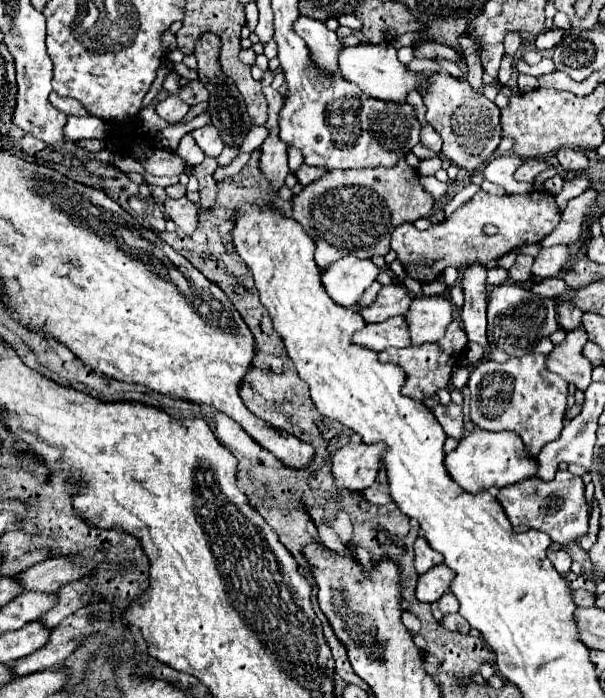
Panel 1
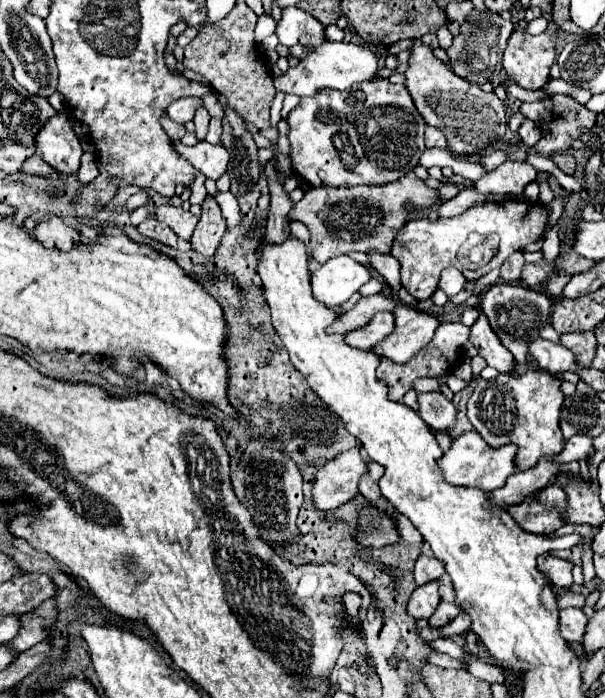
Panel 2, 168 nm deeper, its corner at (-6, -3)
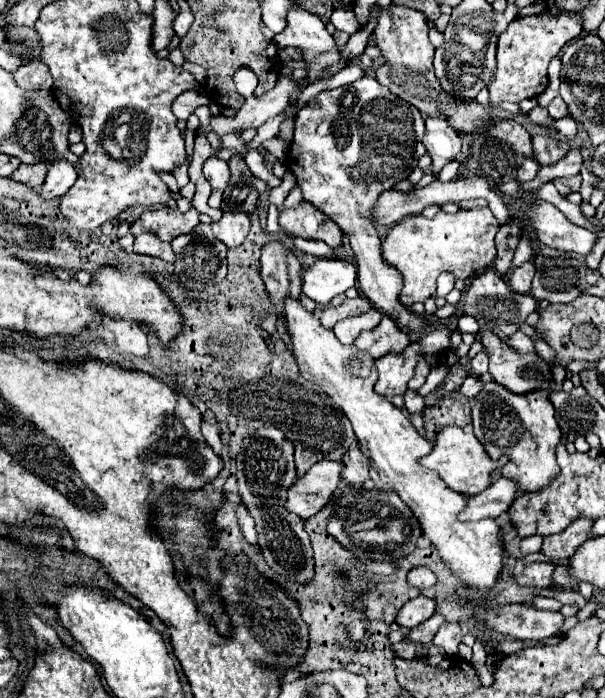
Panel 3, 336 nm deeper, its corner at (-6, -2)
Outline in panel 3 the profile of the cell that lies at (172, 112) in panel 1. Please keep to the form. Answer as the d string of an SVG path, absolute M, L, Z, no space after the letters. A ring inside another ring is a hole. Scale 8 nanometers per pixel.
M184 92L180 94L174 104L172 104L172 112L178 120L188 120L190 114L202 106L202 104L208 104L208 98L206 94L200 94L200 92Z

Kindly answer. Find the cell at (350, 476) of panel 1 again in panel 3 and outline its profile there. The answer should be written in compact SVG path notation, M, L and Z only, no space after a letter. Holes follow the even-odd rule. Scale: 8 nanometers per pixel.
M322 460L314 464L290 488L286 508L290 512L296 512L302 520L318 514L330 502L334 490L338 488L342 480L342 470L344 464L336 460Z

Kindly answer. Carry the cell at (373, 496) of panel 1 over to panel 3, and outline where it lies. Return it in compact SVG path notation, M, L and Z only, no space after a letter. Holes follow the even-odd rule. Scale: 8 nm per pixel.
M354 448L352 452L346 452L342 462L344 462L342 478L346 482L362 486L370 478L370 462L368 458L364 458L364 454L358 448Z

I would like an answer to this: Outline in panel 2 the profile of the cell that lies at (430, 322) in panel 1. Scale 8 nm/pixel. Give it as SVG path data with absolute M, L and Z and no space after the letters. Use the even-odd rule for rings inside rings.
M396 303L394 317L396 329L384 337L374 351L380 357L390 357L394 363L404 363L432 341L440 321L428 313L406 307L404 303Z

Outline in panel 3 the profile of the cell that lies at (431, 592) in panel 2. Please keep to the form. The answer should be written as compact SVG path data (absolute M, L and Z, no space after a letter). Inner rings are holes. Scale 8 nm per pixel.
M418 594L416 598L408 600L408 602L400 608L400 612L398 612L398 616L396 616L396 622L398 622L400 626L414 628L414 626L418 626L420 622L428 620L434 612L436 612L436 600L434 600L434 598L428 598L428 596L424 596L424 594Z

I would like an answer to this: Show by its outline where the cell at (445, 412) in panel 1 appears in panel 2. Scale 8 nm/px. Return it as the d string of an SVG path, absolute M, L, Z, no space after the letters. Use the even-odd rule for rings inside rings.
M438 391L418 395L418 411L424 423L434 429L446 431L456 423L456 407Z

